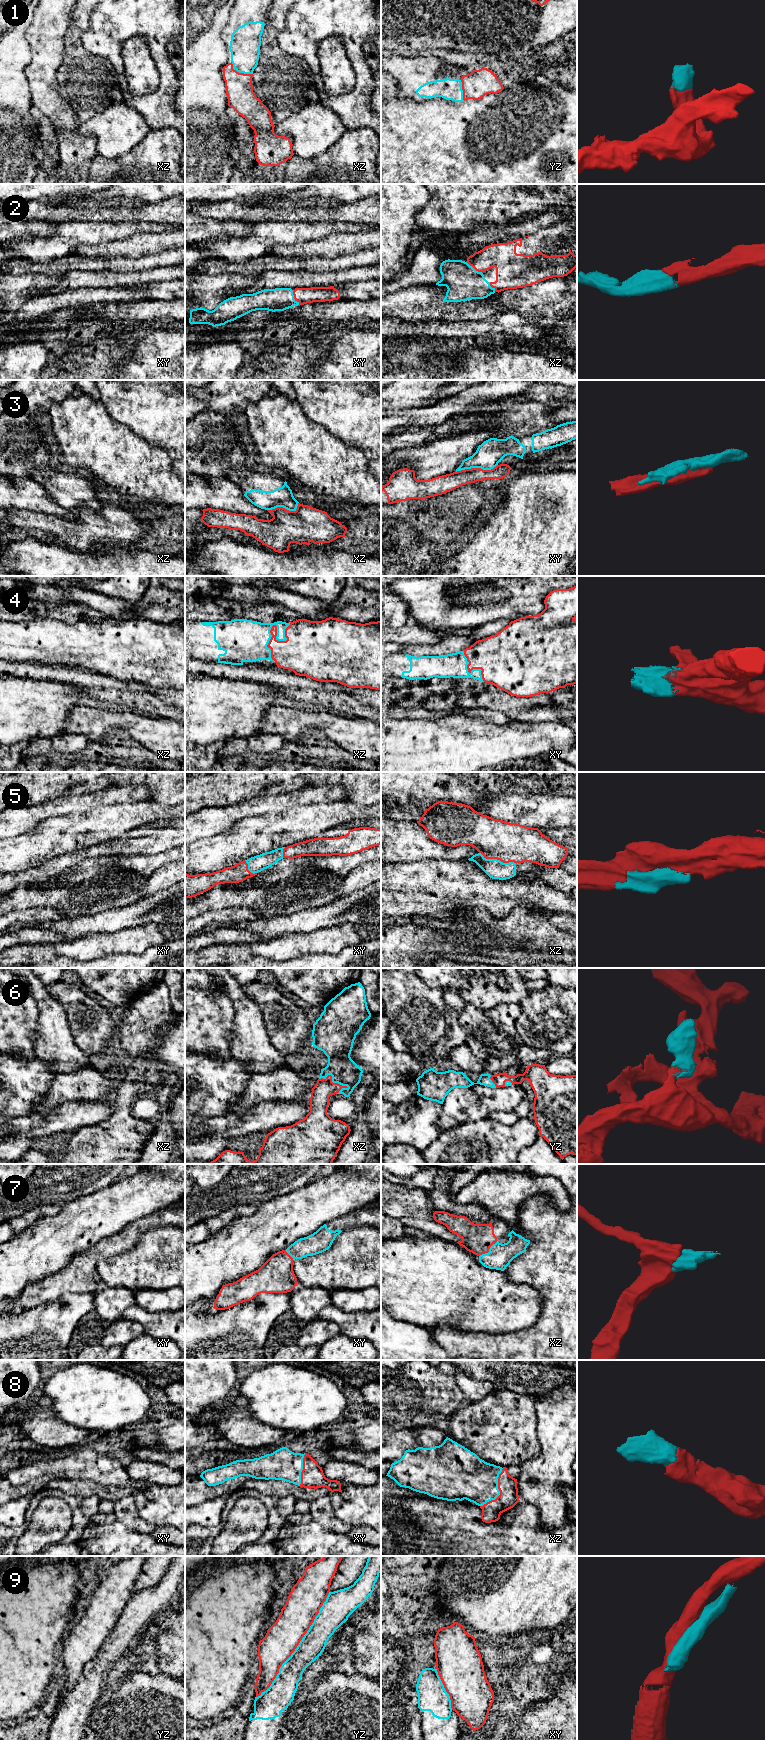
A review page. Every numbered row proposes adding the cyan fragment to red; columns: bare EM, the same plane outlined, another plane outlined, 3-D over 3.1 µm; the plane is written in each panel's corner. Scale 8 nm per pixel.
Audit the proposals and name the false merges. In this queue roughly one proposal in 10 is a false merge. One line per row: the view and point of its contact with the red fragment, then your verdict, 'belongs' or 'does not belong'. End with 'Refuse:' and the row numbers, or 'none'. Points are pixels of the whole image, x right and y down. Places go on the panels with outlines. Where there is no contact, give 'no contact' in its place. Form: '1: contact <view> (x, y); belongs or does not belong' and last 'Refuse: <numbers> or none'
1: contact xz (238, 72); belongs
2: contact xy (294, 298); belongs
3: contact xy (476, 468); does not belong
4: contact xz (276, 626); belongs
5: contact xz (498, 859); belongs
6: contact xz (331, 1081); belongs
7: contact xz (488, 1251); belongs
8: contact xz (499, 1490); belongs
9: contact yz (298, 1644); does not belong
Refuse: 3, 9

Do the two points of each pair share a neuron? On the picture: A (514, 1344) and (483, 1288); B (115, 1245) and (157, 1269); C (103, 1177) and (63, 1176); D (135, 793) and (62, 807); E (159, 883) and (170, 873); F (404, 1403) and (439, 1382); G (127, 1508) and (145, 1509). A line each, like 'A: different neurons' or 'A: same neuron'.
A: different neurons
B: different neurons
C: same neuron
D: same neuron
E: same neuron
F: same neuron
G: different neurons

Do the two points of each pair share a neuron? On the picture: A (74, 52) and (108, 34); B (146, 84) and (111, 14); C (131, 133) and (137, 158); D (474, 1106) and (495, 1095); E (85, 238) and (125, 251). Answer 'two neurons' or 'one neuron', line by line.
A: two neurons
B: two neurons
C: two neurons
D: one neuron
E: two neurons

